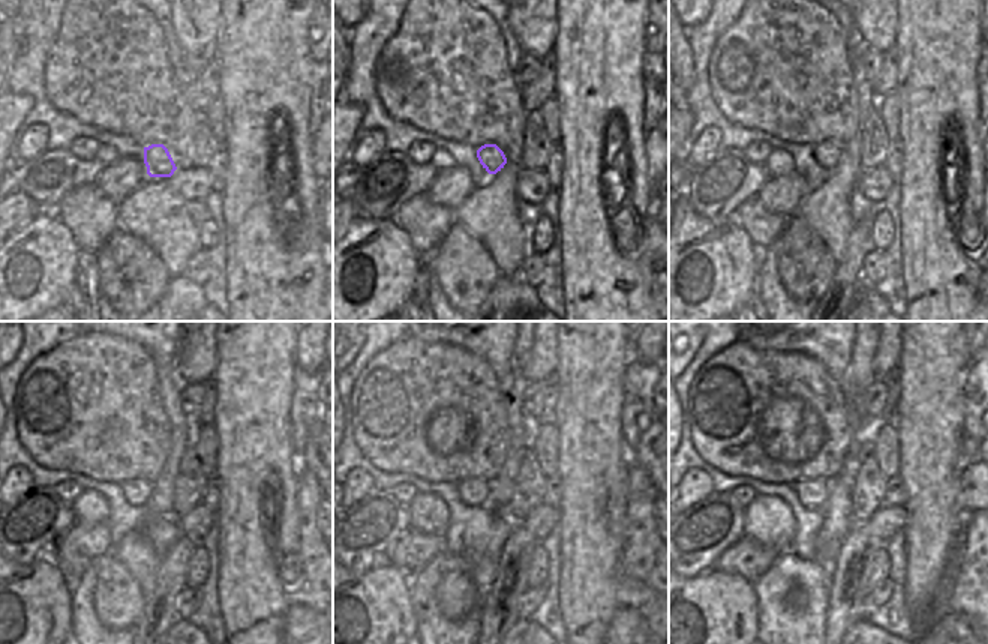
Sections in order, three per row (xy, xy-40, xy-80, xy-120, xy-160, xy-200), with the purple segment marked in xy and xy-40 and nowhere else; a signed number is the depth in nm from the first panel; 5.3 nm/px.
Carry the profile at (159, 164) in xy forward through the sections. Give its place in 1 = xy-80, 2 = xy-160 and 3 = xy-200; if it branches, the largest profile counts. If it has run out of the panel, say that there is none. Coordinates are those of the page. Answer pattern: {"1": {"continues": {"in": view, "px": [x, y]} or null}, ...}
{"1": {"continues": {"in": "xy-80", "px": [826, 155]}}, "2": {"continues": {"in": "xy-160", "px": [474, 491]}}, "3": {"continues": {"in": "xy-200", "px": [810, 493]}}}

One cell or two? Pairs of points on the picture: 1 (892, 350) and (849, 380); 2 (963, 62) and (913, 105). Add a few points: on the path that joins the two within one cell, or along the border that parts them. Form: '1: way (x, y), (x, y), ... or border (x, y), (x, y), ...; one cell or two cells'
1: border (879, 337), (873, 356), (874, 377); two cells
2: way (949, 72), (927, 99); one cell

